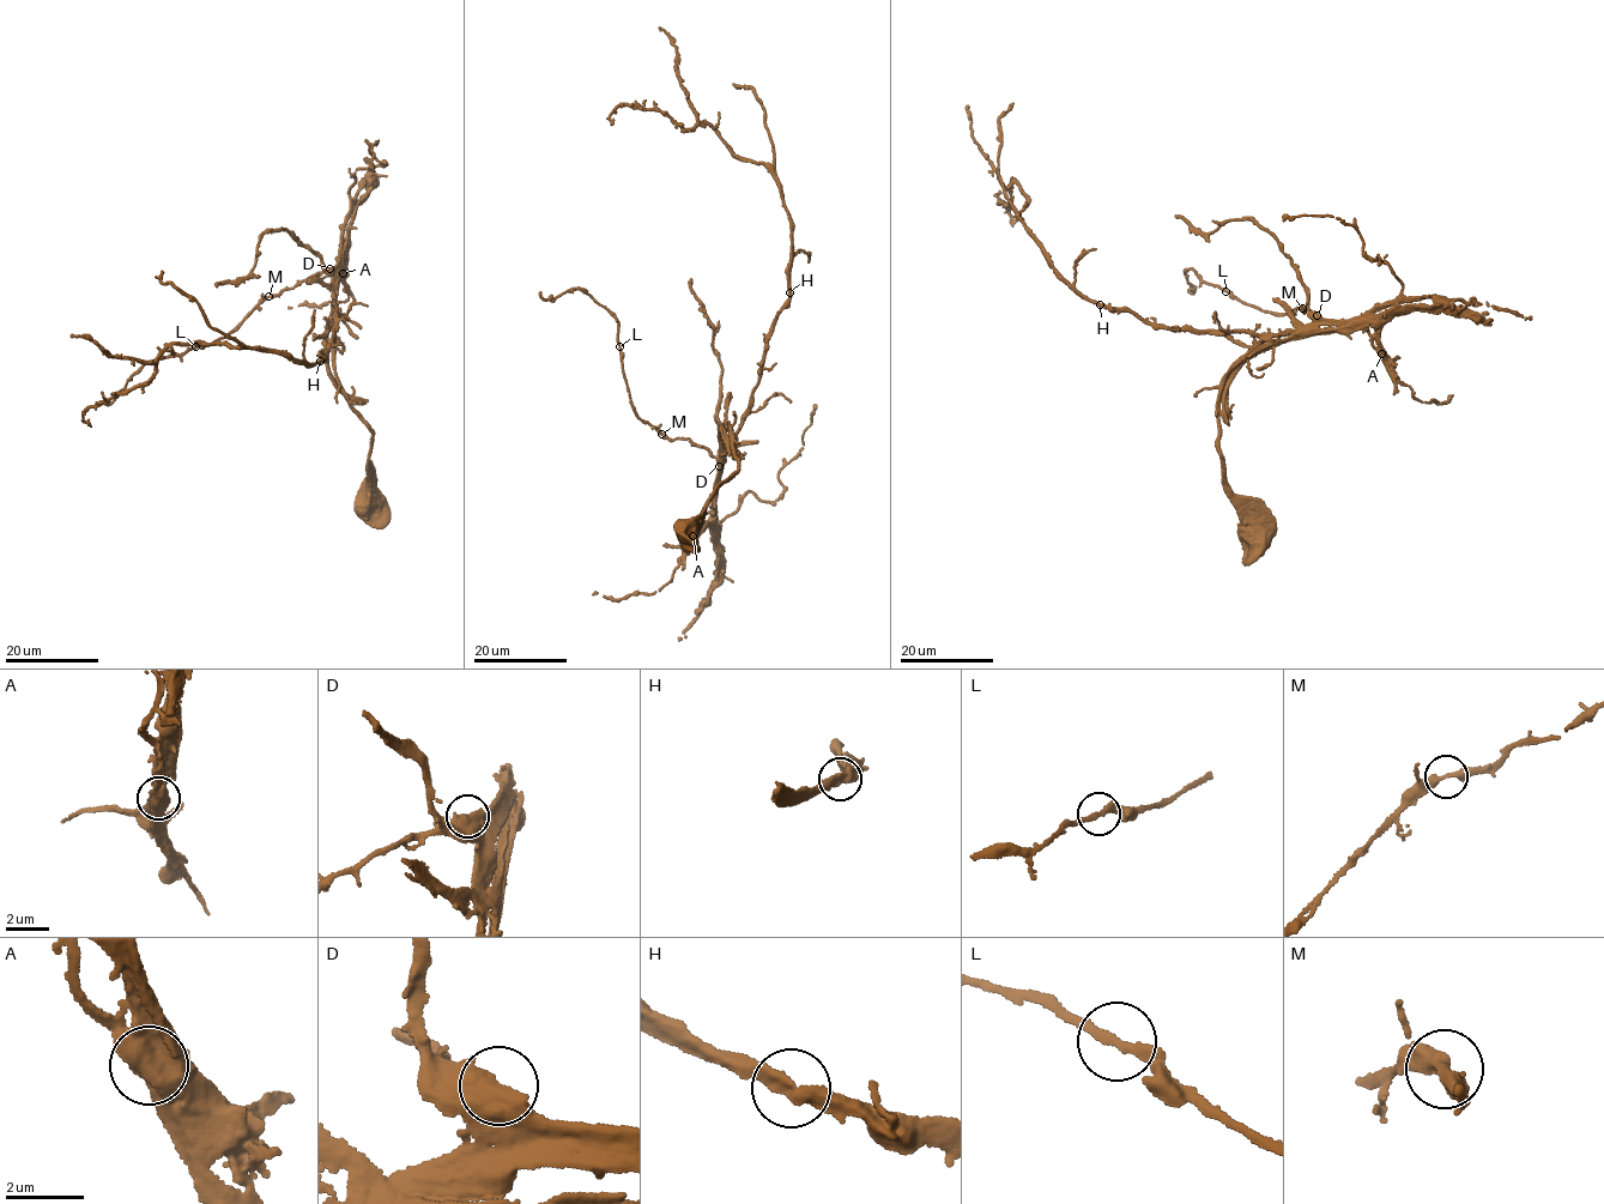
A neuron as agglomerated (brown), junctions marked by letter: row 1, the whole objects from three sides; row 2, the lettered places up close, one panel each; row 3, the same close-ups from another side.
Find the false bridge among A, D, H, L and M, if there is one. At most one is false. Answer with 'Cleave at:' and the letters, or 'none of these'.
Cleave at: A

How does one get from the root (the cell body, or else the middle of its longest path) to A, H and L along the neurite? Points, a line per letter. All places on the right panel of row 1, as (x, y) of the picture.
A: (1253, 532), (1218, 442), (1218, 405), (1238, 369), (1327, 330), (1365, 327), (1381, 354)
H: (1253, 532), (1248, 504), (1230, 489), (1222, 470), (1216, 410), (1226, 374), (1259, 338), (1146, 322), (1100, 304)
L: (1253, 532), (1248, 504), (1222, 470), (1218, 405), (1238, 369), (1313, 319), (1307, 308), (1264, 312), (1227, 291)

